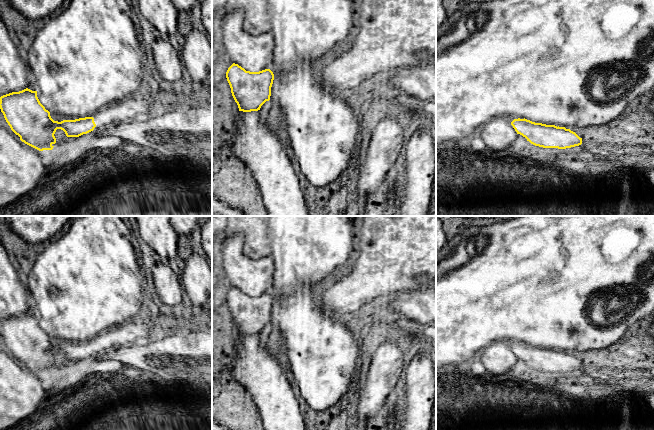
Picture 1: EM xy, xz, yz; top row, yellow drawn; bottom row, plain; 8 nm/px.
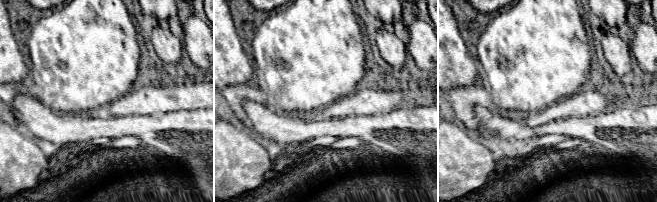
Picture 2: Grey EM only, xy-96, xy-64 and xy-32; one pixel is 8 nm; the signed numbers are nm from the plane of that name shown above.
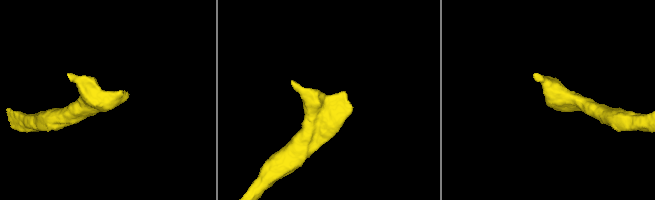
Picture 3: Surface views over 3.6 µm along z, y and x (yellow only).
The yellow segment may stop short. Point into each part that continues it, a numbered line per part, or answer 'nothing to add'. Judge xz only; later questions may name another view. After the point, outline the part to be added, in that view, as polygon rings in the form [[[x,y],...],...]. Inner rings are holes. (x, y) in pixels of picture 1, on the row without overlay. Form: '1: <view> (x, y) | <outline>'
nothing to add

